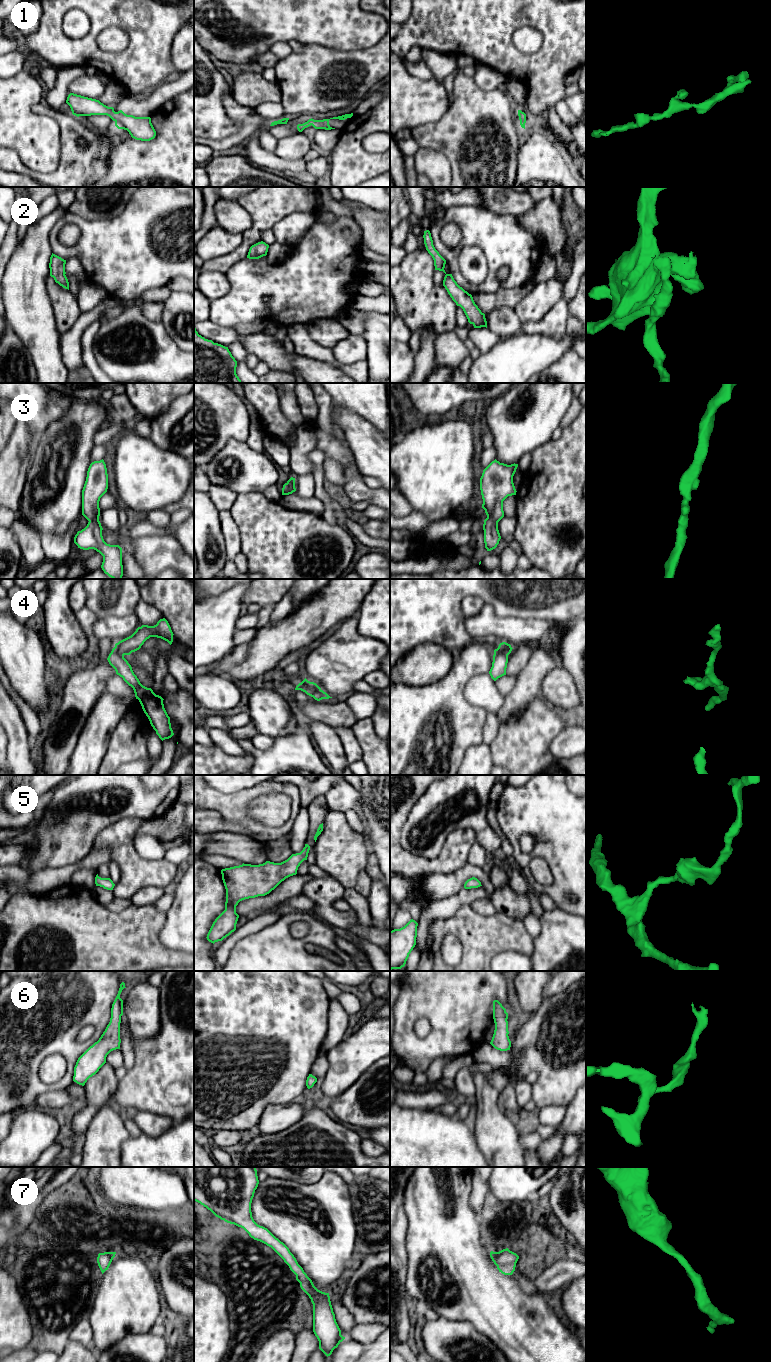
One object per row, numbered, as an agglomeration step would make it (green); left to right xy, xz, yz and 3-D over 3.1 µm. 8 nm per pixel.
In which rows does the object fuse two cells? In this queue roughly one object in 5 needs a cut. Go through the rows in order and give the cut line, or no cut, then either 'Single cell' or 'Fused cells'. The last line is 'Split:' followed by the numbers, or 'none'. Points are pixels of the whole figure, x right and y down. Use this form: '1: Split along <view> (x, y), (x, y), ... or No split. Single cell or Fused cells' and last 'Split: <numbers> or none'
1: No split. Single cell
2: No split. Single cell
3: No split. Single cell
4: Split along xy (114, 647), (123, 655). Fused cells
5: No split. Single cell
6: No split. Single cell
7: No split. Single cell
Split: 4

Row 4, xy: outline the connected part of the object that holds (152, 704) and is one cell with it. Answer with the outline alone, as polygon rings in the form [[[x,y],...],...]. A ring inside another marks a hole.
[[[115,648],[112,649],[107,660],[115,669],[116,674],[133,688],[136,699],[139,700],[144,713],[159,738],[162,741],[171,738],[174,733],[171,728],[170,717],[164,708],[164,699],[156,695],[151,688],[147,688],[140,683],[124,655],[118,653]]]

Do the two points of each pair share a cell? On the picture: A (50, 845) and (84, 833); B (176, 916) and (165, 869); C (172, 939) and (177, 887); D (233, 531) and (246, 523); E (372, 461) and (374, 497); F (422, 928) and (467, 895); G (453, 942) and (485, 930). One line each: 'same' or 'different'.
A: same
B: different
C: same
D: different
E: different
F: same
G: different

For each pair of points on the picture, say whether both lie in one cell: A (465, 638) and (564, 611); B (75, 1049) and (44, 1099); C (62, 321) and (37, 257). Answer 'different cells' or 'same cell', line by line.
A: same cell
B: different cells
C: different cells

